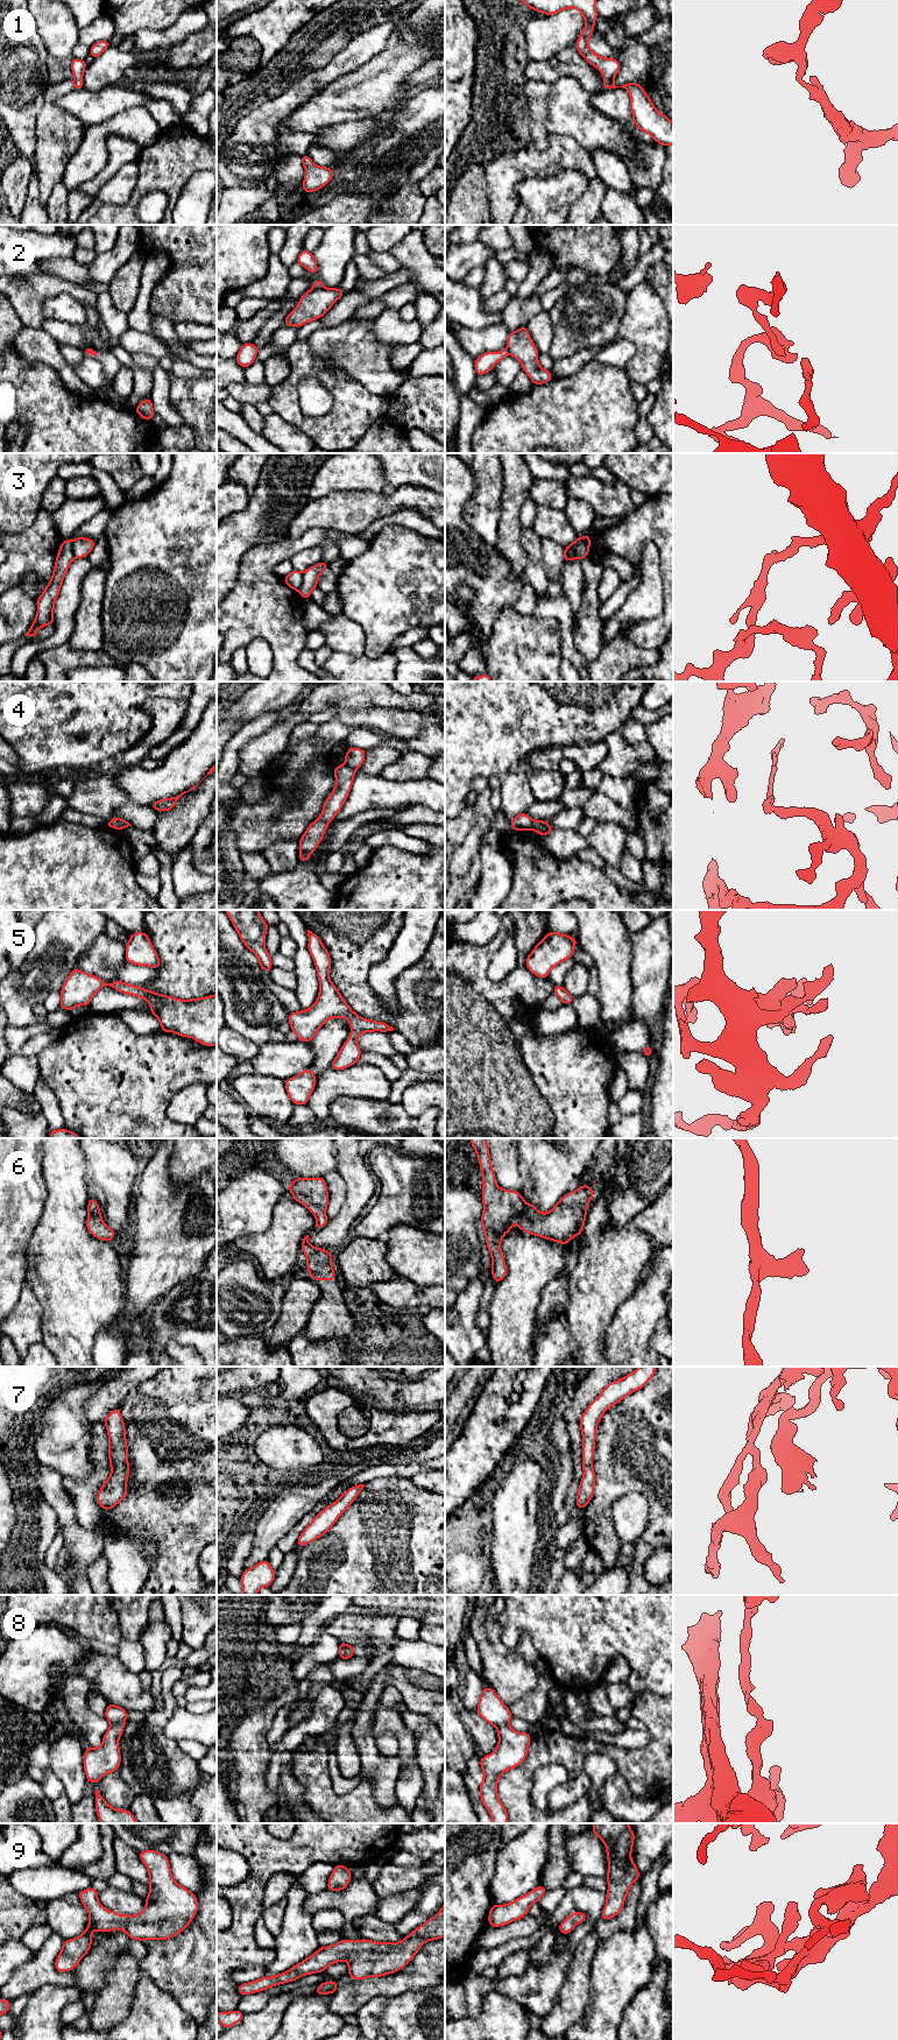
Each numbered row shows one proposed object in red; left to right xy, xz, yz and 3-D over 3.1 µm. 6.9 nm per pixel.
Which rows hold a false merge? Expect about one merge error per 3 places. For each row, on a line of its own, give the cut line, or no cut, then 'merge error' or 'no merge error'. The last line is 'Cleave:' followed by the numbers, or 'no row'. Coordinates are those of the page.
1: no cut | no merge error
2: yz (504, 351), (507, 353) | merge error
3: xz (303, 572), (303, 581), (297, 591) | merge error
4: xz (344, 763), (355, 769) | merge error
5: no cut | no merge error
6: no cut | no merge error
7: no cut | no merge error
8: xy (111, 1724), (120, 1724), (122, 1727) | merge error
9: no cut | no merge error
Cleave: 2, 3, 4, 8

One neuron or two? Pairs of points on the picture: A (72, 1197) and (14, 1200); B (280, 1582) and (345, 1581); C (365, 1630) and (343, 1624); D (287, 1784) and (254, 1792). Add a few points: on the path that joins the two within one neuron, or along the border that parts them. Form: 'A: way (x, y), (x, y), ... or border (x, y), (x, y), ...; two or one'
A: border (42, 1171), (47, 1199), (41, 1218), (36, 1223); two
B: border (296, 1555), (296, 1571), (289, 1582); two
C: way (359, 1628), (348, 1628); one
D: border (280, 1790), (283, 1801); two

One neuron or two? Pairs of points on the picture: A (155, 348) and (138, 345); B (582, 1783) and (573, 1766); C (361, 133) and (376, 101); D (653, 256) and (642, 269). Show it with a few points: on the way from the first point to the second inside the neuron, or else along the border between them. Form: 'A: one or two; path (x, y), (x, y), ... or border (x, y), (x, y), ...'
A: one; path (150, 345), (142, 345)
B: two; border (582, 1771), (575, 1777), (568, 1778)
C: two; border (375, 115), (353, 119), (343, 124)
D: one; path (650, 259), (643, 266)

